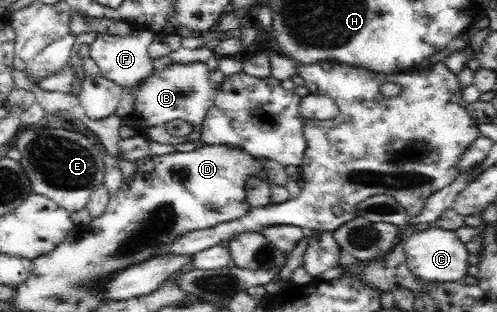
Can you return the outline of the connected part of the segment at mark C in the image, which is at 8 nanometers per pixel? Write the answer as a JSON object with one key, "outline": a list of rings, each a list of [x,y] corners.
{"outline":[[[430,227],[426,231],[416,231],[404,242],[407,266],[417,277],[427,281],[457,281],[466,274],[469,266],[466,250],[466,244],[461,242],[455,232],[448,231],[439,227]]]}

